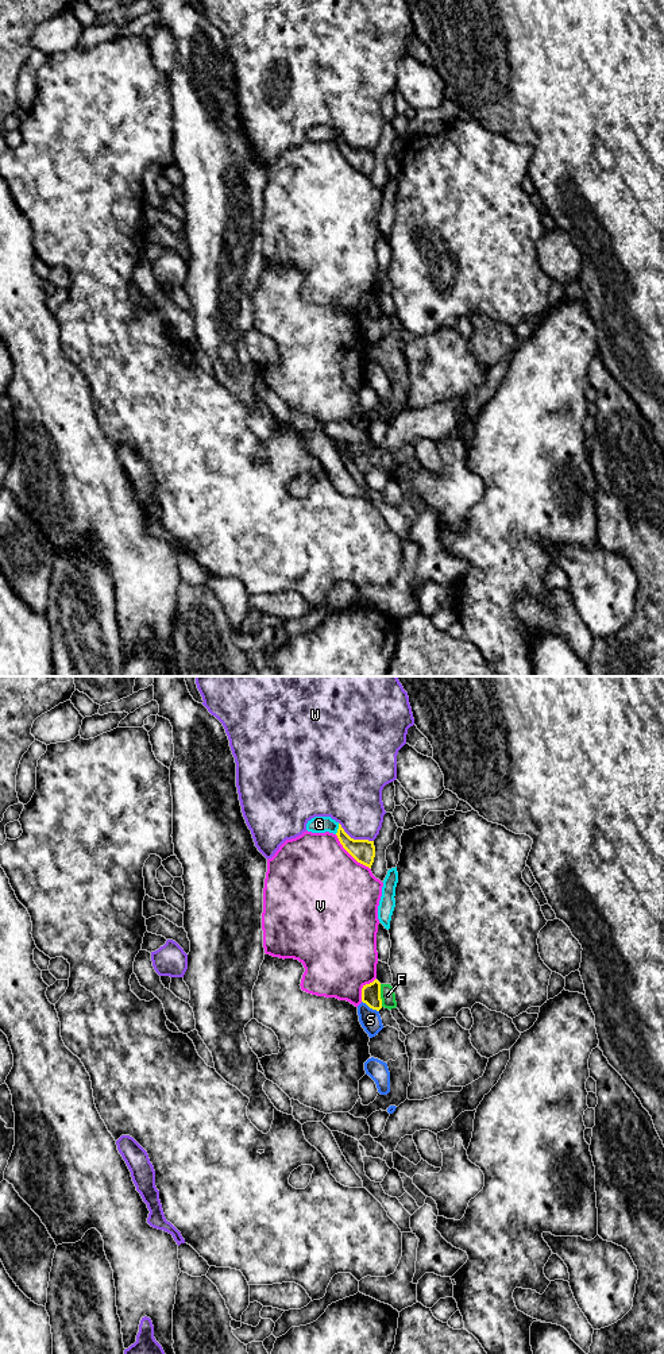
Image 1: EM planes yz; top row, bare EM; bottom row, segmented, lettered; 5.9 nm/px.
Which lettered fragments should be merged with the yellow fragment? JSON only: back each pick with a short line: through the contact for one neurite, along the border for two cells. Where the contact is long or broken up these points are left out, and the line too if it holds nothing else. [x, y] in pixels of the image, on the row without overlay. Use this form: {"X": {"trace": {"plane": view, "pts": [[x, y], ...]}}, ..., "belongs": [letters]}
{"belongs": []}

